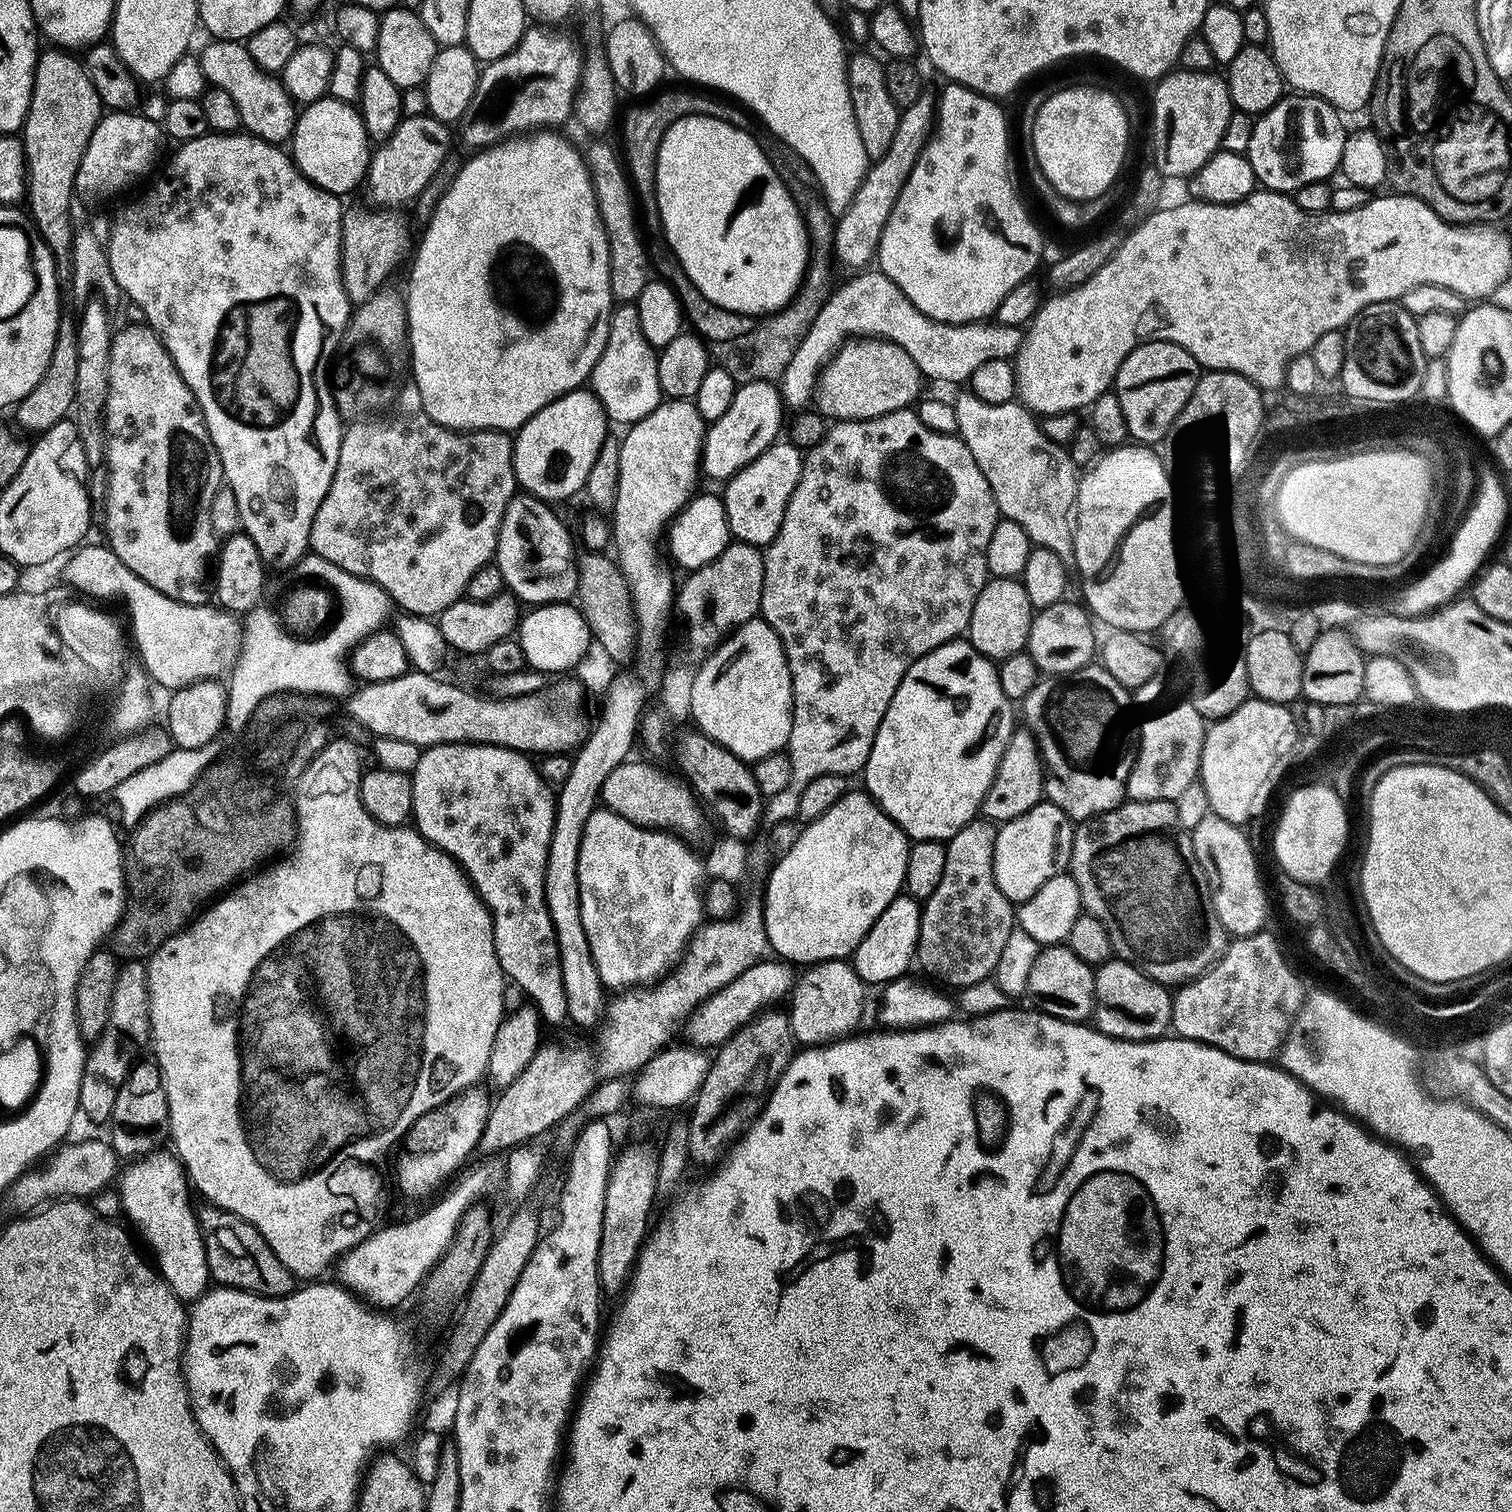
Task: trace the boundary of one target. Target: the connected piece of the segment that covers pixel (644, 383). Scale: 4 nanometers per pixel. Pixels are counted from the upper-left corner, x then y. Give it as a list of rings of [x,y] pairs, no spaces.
[[[624,302],[612,312],[607,342],[590,377],[590,388],[603,403],[613,423],[631,426],[662,403],[664,395],[658,386],[658,354],[644,336],[635,303]]]

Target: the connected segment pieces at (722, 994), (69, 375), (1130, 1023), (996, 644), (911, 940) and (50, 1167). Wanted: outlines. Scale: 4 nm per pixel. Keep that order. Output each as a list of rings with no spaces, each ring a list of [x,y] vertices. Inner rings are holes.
[[[765,958],[760,963],[750,966],[746,974],[738,974],[730,986],[722,986],[706,1002],[702,1002],[692,1011],[682,1029],[691,1047],[701,1050],[710,1050],[728,1040],[740,1028],[745,1028],[748,1023],[761,1012],[769,1011],[779,1000],[787,1001],[794,987],[794,972],[787,963],[776,958]]]
[[[68,314],[61,315],[54,338],[54,350],[50,354],[50,366],[46,366],[46,374],[42,374],[38,386],[34,386],[34,390],[30,390],[30,394],[26,394],[26,398],[22,398],[19,404],[15,405],[16,421],[14,424],[21,433],[39,434],[50,430],[50,426],[65,419],[73,411],[74,385],[78,382],[79,358],[76,334],[77,321],[73,318],[71,320]]]
[[[1119,958],[1099,965],[1095,974],[1094,1024],[1104,1035],[1115,1040],[1154,1040],[1171,1029],[1173,993],[1165,985],[1152,979],[1136,965],[1127,964]]]
[[[997,576],[989,579],[982,594],[978,594],[978,602],[974,602],[966,639],[989,660],[1002,661],[1010,654],[1025,651],[1033,615],[1030,594],[1026,594],[1023,583],[1010,576]]]
[[[901,894],[882,910],[880,917],[870,926],[866,938],[856,948],[850,957],[850,963],[860,975],[865,985],[883,986],[901,979],[908,967],[913,967],[916,959],[916,947],[920,937],[920,910],[921,901],[913,896]]]
[[[107,1139],[76,1140],[73,1144],[68,1143],[61,1143],[43,1163],[29,1167],[12,1183],[10,1195],[17,1213],[31,1214],[65,1198],[94,1197],[117,1179],[118,1155]]]

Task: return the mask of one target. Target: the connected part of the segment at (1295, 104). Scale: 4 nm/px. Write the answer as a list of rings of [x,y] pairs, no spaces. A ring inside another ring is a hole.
[[[1303,94],[1285,95],[1271,110],[1263,113],[1256,120],[1254,134],[1250,134],[1250,146],[1246,155],[1257,181],[1267,191],[1294,194],[1307,183],[1327,181],[1331,178],[1330,176],[1334,174],[1336,176],[1342,158],[1343,143],[1348,136],[1340,119],[1342,116],[1336,107],[1333,104],[1327,104],[1322,98]]]

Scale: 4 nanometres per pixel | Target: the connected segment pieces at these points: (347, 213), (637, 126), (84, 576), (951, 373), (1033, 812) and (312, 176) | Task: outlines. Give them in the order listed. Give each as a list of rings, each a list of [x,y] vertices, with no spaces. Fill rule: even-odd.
[[[380,206],[377,208],[344,208],[342,238],[340,239],[340,273],[348,299],[353,305],[368,301],[400,264],[409,257],[410,226],[399,209]]]
[[[668,88],[665,92],[662,91],[657,91],[655,95],[643,102],[633,103],[636,105],[625,116],[624,113],[622,116],[622,124],[624,120],[622,160],[632,182],[638,208],[642,213],[644,228],[649,224],[658,224],[662,227],[662,218],[660,217],[658,198],[656,197],[656,159],[658,158],[662,138],[674,122],[678,122],[687,116],[713,116],[715,120],[724,120],[727,124],[732,124],[735,128],[740,128],[744,132],[755,133],[757,131],[756,124],[758,128],[757,117],[743,106],[734,106],[731,99],[717,98],[715,95],[705,94],[700,90],[687,92],[684,88]],[[703,94],[708,96],[703,96]],[[715,98],[720,100],[715,100]]]
[[[87,544],[81,545],[67,557],[69,560],[64,566],[64,578],[78,591],[94,598],[121,598],[130,616],[133,645],[135,642],[142,658],[141,665],[153,683],[158,682],[167,690],[175,690],[198,681],[217,679],[231,671],[240,656],[243,640],[243,623],[237,615],[210,604],[178,602],[138,578],[107,545]]]
[[[860,270],[852,276],[848,281],[845,282],[841,288],[833,287],[828,293],[828,300],[822,306],[821,310],[818,312],[818,316],[814,318],[813,324],[809,327],[809,332],[805,334],[802,338],[801,344],[798,346],[797,350],[794,352],[794,356],[790,359],[789,365],[786,366],[785,372],[782,377],[778,380],[778,387],[781,396],[784,398],[785,405],[792,410],[804,410],[813,403],[816,394],[816,382],[820,378],[820,372],[824,368],[824,365],[828,363],[829,360],[835,356],[836,351],[843,346],[843,344],[853,338],[859,338],[861,336],[879,336],[882,340],[889,340],[894,342],[898,346],[902,346],[902,350],[906,350],[906,354],[910,354],[910,358],[914,358],[914,362],[918,366],[921,377],[927,378],[928,376],[932,380],[941,380],[944,384],[960,384],[963,382],[971,381],[972,375],[980,366],[983,366],[995,359],[1002,359],[1004,361],[1011,361],[1015,357],[1016,352],[1022,346],[1024,341],[1025,329],[1018,325],[1002,325],[997,322],[977,322],[977,323],[967,323],[967,324],[943,324],[941,320],[931,320],[922,310],[918,310],[918,306],[914,306],[914,302],[910,302],[910,298],[906,298],[906,294],[902,294],[900,287],[887,276],[885,272],[879,270]]]
[[[1047,802],[1035,804],[1018,818],[1003,821],[994,842],[994,878],[998,882],[998,890],[1002,890],[1002,894],[1006,894],[1006,898],[1013,902],[1029,900],[1043,884],[1050,882],[1050,878],[1061,875],[1069,867],[1072,858],[1073,831],[1074,821],[1061,808]]]
[[[327,96],[305,105],[297,115],[290,154],[299,171],[319,188],[339,197],[346,196],[365,181],[371,153],[364,119],[353,103]]]

